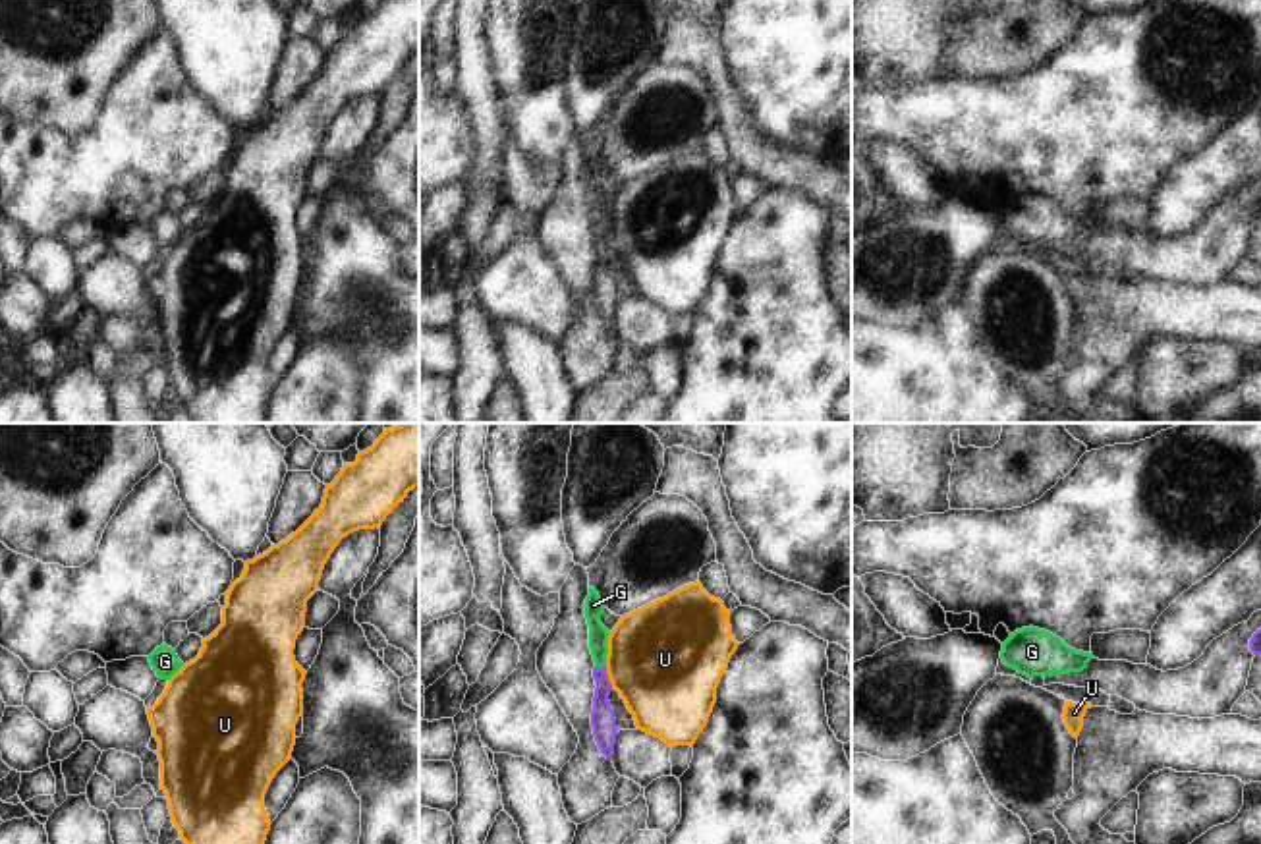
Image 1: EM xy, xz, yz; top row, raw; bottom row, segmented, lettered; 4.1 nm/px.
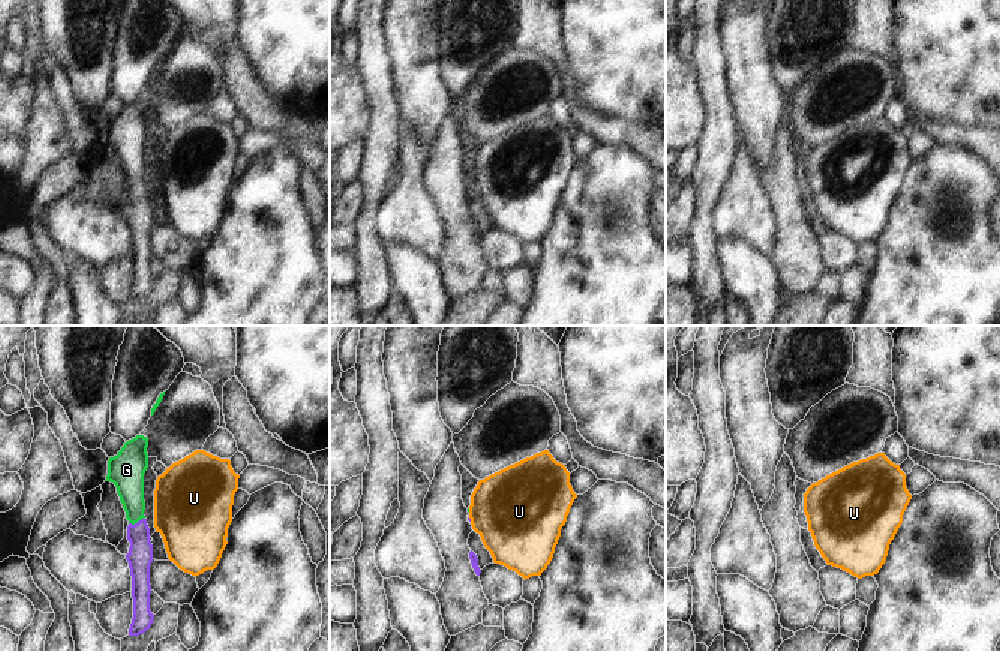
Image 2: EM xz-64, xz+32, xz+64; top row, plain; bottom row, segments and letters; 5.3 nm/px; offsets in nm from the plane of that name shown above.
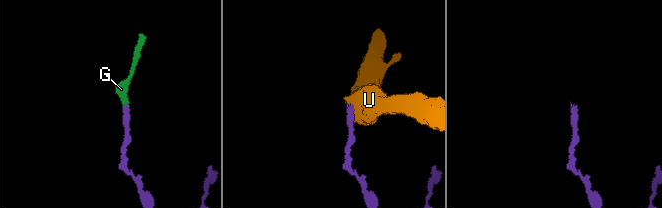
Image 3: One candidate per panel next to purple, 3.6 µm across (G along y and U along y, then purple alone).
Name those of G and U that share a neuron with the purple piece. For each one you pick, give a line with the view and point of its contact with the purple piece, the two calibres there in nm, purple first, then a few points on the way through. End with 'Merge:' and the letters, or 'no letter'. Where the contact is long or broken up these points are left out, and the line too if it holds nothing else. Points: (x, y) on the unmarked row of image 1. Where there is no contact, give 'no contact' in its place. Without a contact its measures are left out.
G: contact xz (601, 234); calibres 100 and 80 nm; way xz (603, 288), (601, 234), (593, 176)
Merge: G

